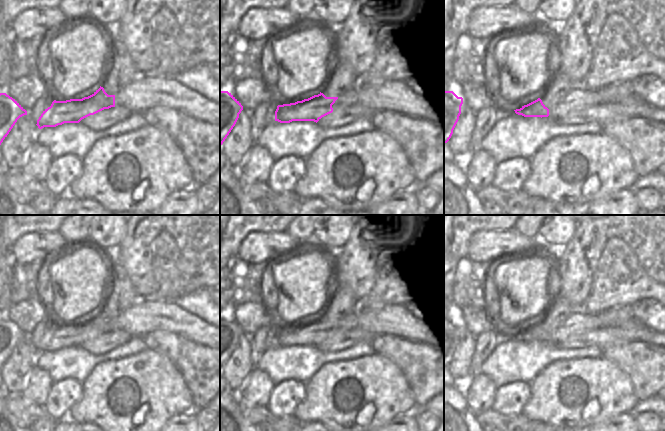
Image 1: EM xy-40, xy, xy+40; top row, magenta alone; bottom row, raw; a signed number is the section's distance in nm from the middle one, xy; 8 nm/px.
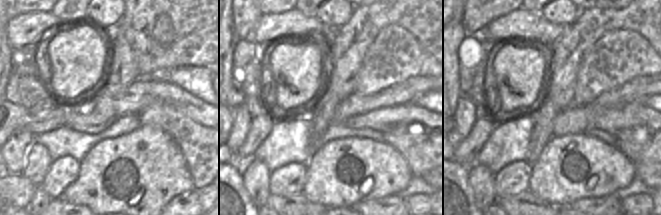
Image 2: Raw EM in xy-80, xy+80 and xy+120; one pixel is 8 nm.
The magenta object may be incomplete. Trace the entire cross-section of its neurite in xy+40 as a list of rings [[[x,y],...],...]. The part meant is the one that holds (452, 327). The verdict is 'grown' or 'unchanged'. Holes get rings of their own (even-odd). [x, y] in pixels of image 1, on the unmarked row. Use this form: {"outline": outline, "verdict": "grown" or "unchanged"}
{"outline": [[[444,315],[444,367],[447,367],[461,338],[463,322],[453,315]]], "verdict": "unchanged"}

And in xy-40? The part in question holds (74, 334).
{"outline": [[[100,310],[92,319],[82,323],[54,324],[43,335],[36,349],[42,353],[64,347],[79,347],[82,343],[111,331],[115,331],[115,319],[108,319]]], "verdict": "unchanged"}

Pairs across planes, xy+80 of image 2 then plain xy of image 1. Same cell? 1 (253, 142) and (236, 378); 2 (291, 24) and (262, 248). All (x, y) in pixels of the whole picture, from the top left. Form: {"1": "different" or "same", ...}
{"1": "different", "2": "same"}

